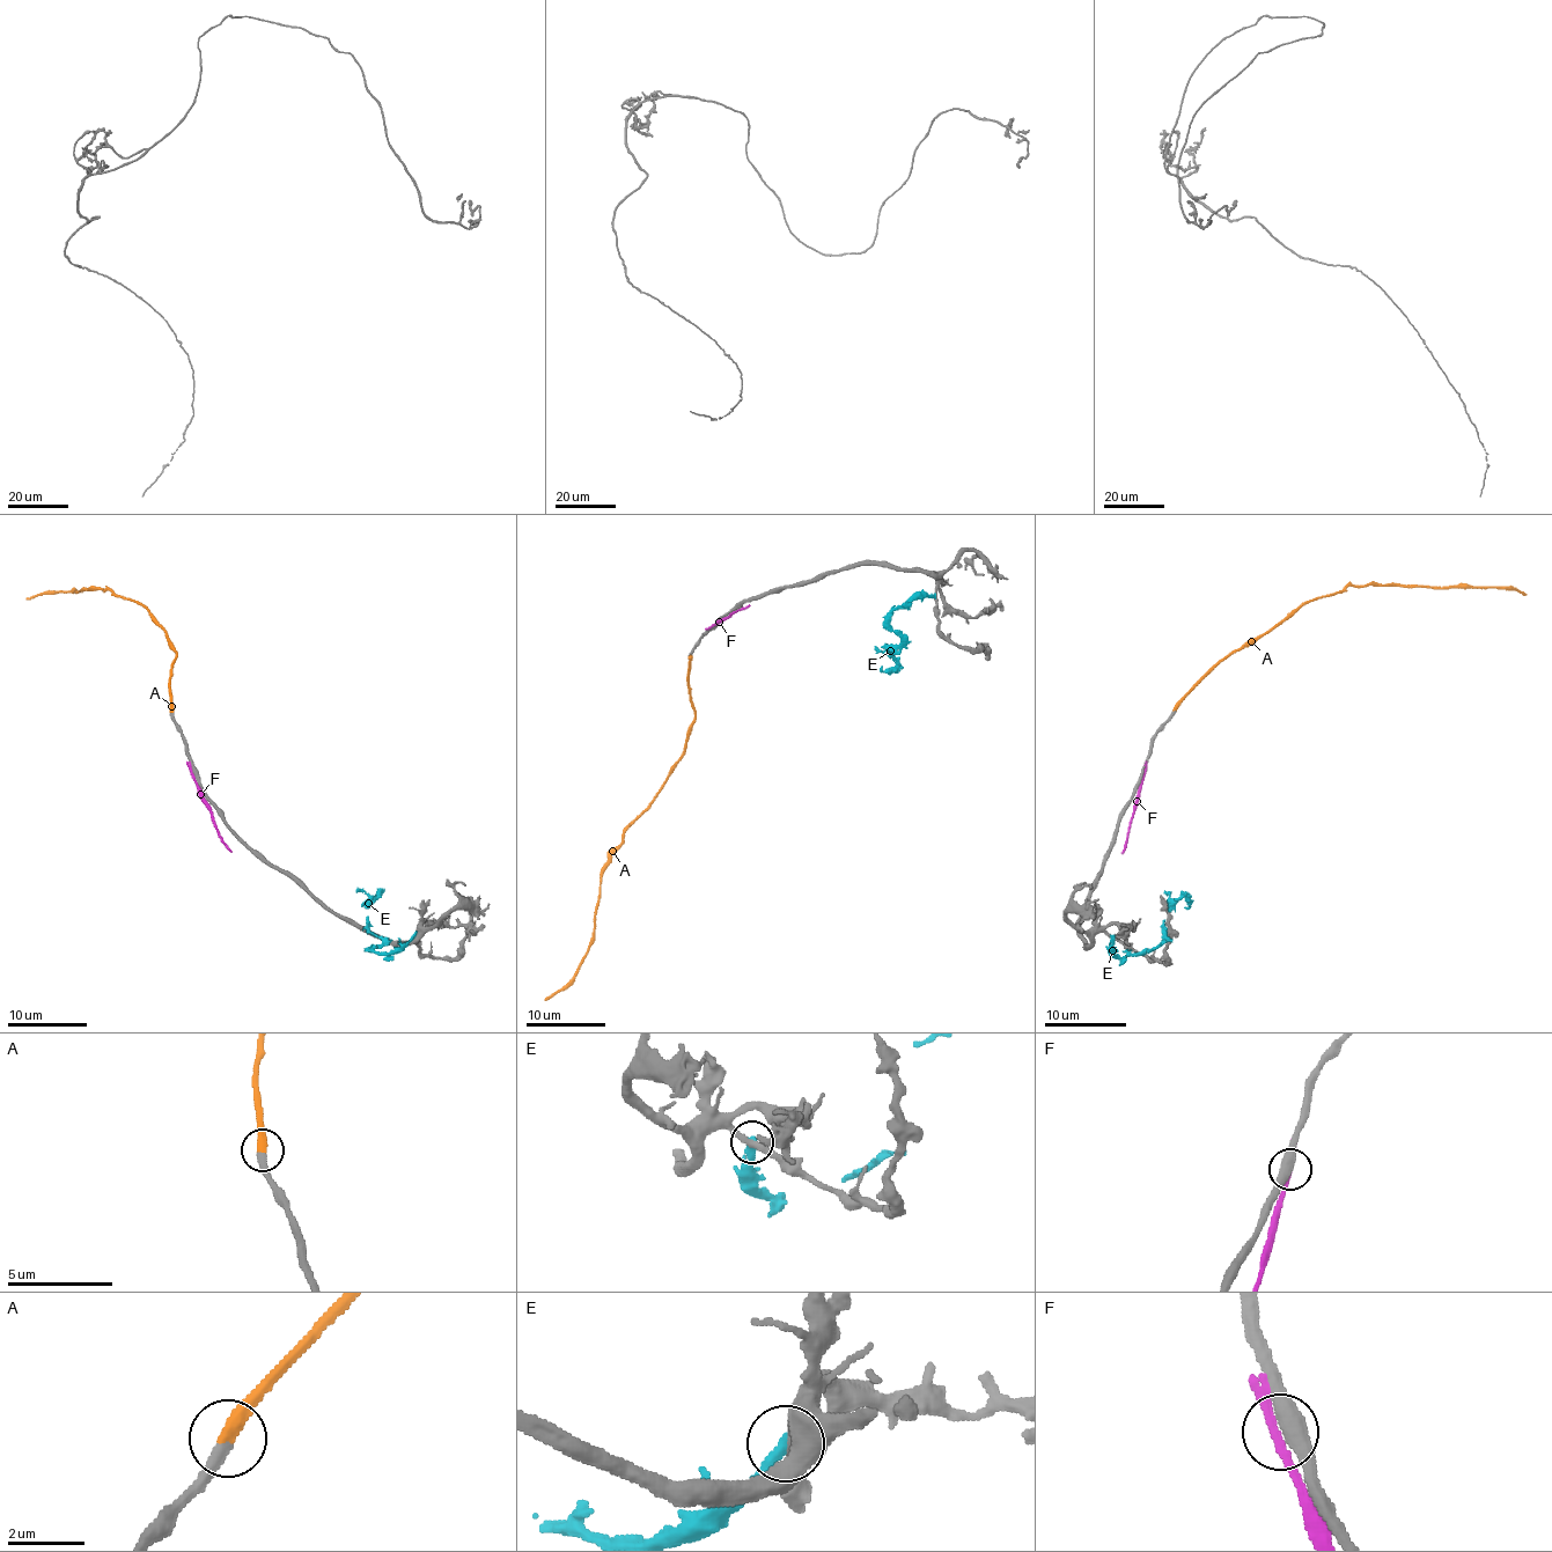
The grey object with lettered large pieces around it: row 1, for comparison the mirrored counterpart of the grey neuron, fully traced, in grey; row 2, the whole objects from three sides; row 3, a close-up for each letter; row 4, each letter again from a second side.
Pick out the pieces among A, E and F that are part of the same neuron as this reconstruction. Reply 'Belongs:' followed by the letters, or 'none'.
Belongs: A

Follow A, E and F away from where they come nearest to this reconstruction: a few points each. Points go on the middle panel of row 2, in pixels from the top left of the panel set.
A: (690, 657), (688, 689), (693, 716), (686, 750), (610, 855), (601, 877), (593, 943), (579, 971), (545, 1000)
E: (934, 596), (914, 596), (894, 610), (890, 627), (900, 644), (884, 649), (896, 666), (884, 671), (882, 666)
F: (712, 627), (749, 605)

